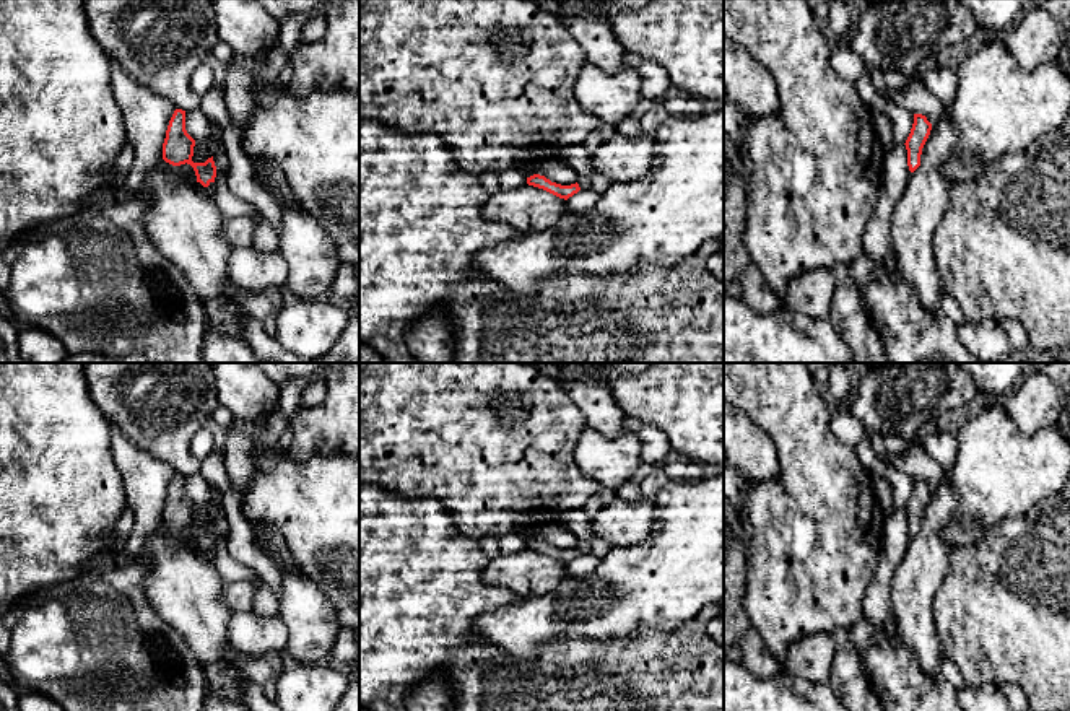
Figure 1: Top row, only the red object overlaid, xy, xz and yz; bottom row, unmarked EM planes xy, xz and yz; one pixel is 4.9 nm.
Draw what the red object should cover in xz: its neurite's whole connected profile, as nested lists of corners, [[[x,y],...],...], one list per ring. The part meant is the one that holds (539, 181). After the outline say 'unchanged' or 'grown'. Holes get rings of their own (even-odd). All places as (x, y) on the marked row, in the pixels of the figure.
[[[533,174],[533,176],[527,177],[527,184],[543,189],[564,200],[568,200],[569,197],[572,197],[574,194],[577,194],[581,190],[577,182],[571,184],[571,185],[561,185],[561,184],[551,182],[550,179],[546,179],[545,176],[540,176],[540,174]]] | unchanged

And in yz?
[[[914,114],[914,124],[906,140],[907,166],[914,172],[920,166],[922,148],[930,135],[932,124],[922,114]]] | unchanged

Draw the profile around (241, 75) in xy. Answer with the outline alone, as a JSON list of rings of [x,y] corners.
[[[262,50],[246,57],[234,55],[224,65],[223,78],[220,80],[231,122],[239,130],[241,138],[257,109],[255,86],[259,83],[278,85],[262,76],[262,67],[267,62],[268,52]]]

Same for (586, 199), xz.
[[[582,189],[566,200],[569,212],[589,212],[598,202],[600,194],[590,189]]]

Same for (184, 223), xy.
[[[161,159],[146,176],[141,190],[150,195],[146,229],[151,244],[176,265],[192,285],[198,301],[208,316],[208,330],[216,334],[242,337],[242,324],[250,319],[244,304],[229,290],[234,283],[229,273],[233,246],[224,238],[224,225],[229,220],[207,194],[200,182],[184,177],[179,166]]]

